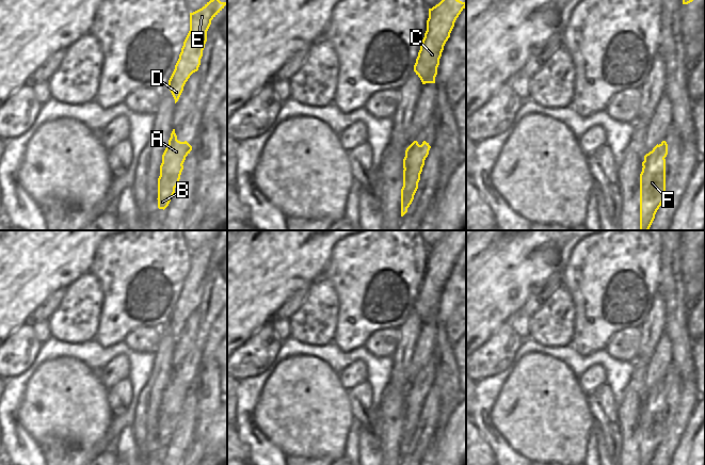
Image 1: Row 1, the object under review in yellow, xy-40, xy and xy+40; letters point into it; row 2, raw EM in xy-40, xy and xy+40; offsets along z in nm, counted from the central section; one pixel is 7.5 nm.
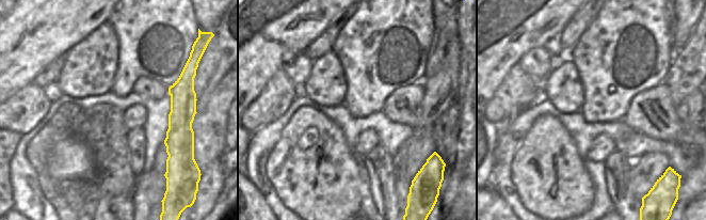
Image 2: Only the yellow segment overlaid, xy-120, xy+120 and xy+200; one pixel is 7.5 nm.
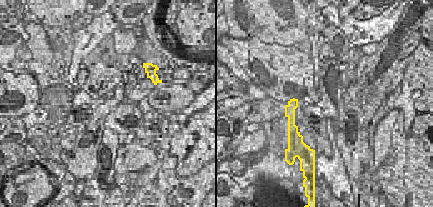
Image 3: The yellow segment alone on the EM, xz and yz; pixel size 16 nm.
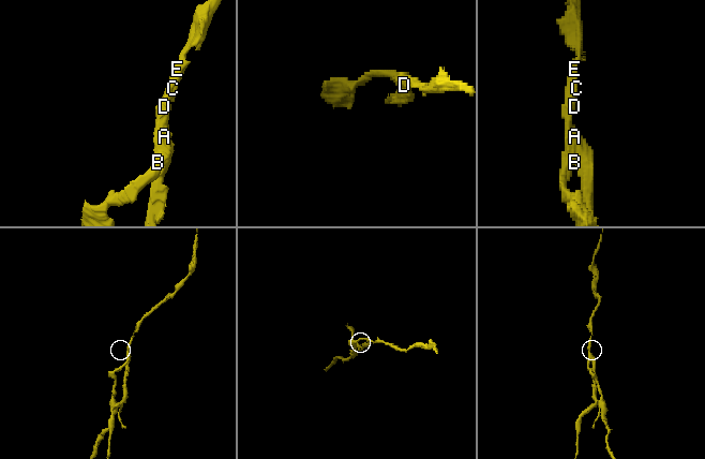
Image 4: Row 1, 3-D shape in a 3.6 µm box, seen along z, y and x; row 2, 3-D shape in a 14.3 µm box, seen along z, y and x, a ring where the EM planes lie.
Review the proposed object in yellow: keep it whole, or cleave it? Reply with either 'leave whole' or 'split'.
split

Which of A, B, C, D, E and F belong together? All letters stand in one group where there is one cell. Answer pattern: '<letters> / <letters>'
A B C D E / F

